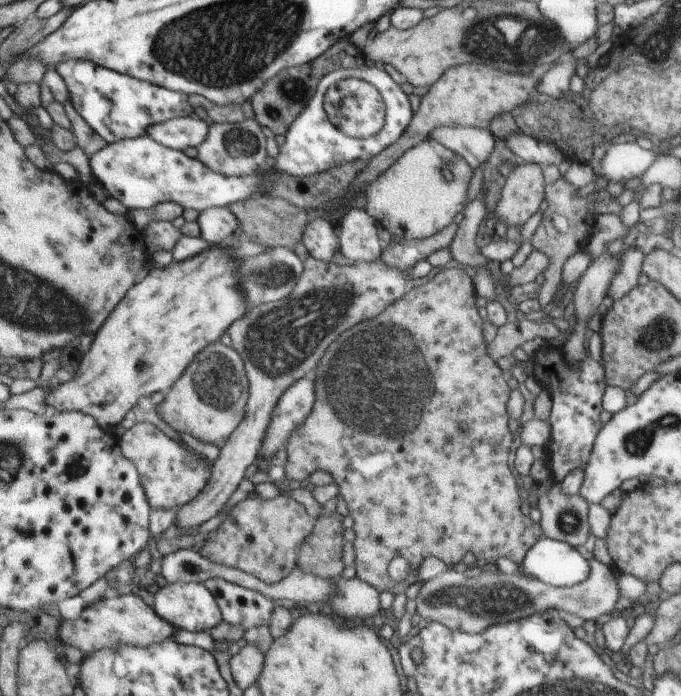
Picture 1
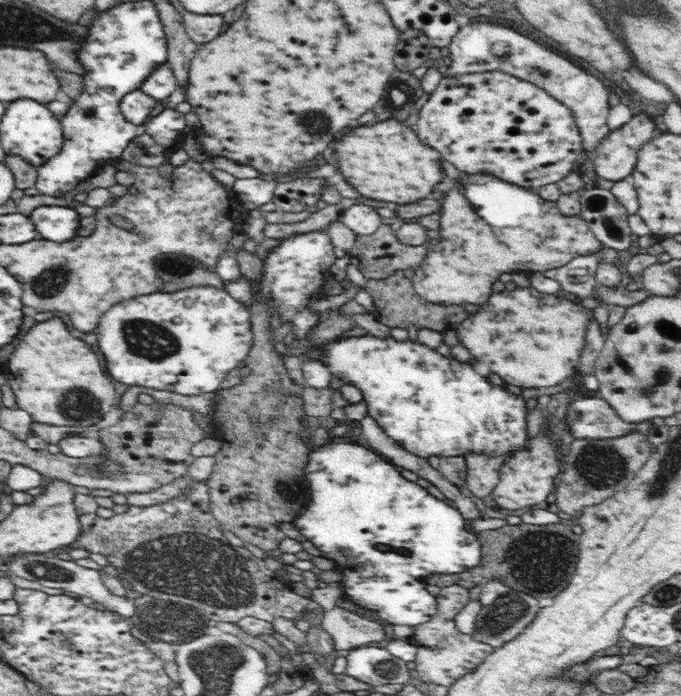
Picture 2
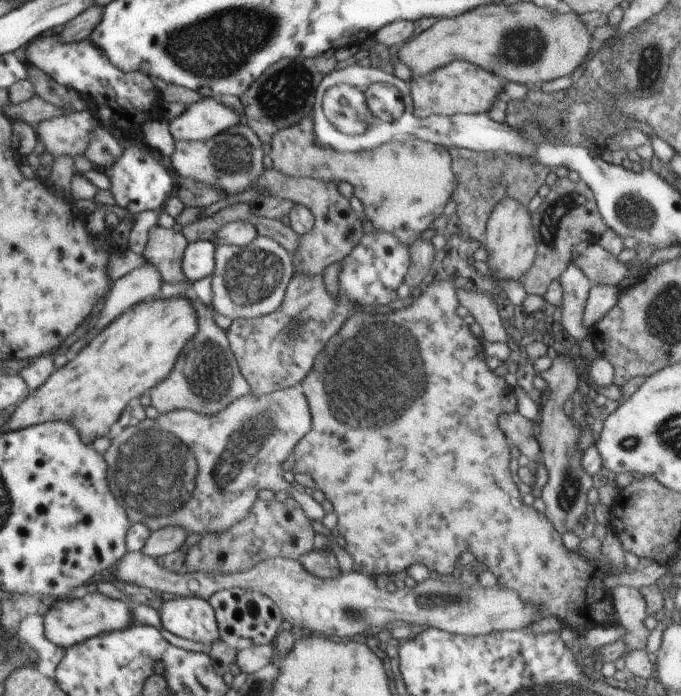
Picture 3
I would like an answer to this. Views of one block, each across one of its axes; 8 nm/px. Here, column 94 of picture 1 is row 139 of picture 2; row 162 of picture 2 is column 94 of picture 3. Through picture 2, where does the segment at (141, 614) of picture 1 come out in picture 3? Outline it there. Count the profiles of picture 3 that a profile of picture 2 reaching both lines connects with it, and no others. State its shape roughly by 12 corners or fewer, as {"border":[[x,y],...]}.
{"border":[[101,593],[55,600],[45,636],[64,648],[134,624]]}

